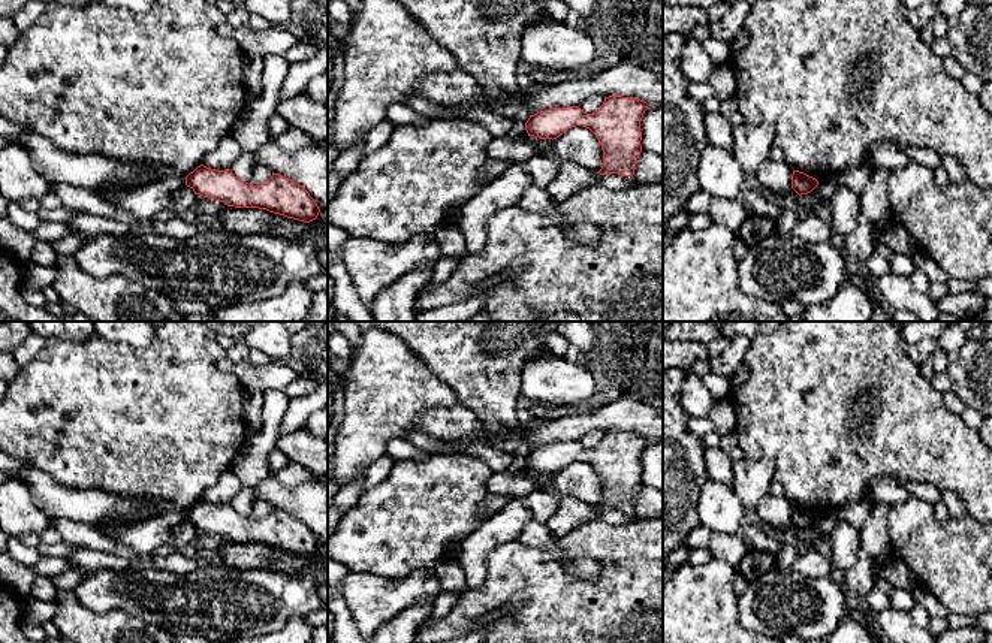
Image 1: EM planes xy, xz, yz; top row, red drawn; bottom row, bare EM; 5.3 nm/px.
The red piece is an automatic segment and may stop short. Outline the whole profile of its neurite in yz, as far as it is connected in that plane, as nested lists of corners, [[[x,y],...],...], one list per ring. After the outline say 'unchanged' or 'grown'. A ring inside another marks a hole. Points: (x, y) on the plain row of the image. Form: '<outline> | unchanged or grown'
[[[793,505],[792,523],[800,531],[811,528],[818,520],[818,516],[803,507]]] | unchanged

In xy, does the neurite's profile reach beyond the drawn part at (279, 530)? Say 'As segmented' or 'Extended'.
As segmented

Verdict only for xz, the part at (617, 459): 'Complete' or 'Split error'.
Complete

